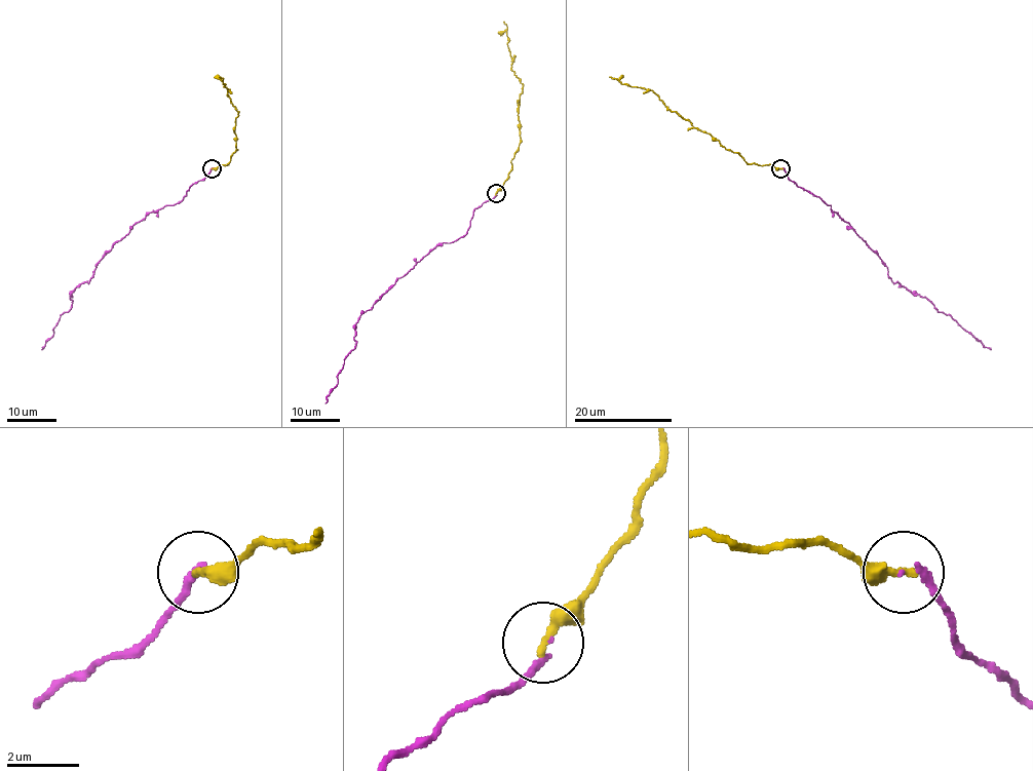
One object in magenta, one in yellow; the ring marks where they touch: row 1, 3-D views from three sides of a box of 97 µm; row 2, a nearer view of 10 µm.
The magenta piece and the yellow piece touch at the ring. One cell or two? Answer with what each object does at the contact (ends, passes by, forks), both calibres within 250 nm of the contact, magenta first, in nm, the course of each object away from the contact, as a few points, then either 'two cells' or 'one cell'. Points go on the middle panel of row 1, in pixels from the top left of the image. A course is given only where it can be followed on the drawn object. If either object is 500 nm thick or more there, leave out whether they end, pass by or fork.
magenta ends | yellow ends | 170/320 nm | magenta via (496, 193), (473, 210), (463, 236), (438, 243), (359, 316), (356, 346), (326, 403) | yellow via (496, 193), (508, 177), (521, 140), (522, 83), (514, 74), (503, 22) | one cell

